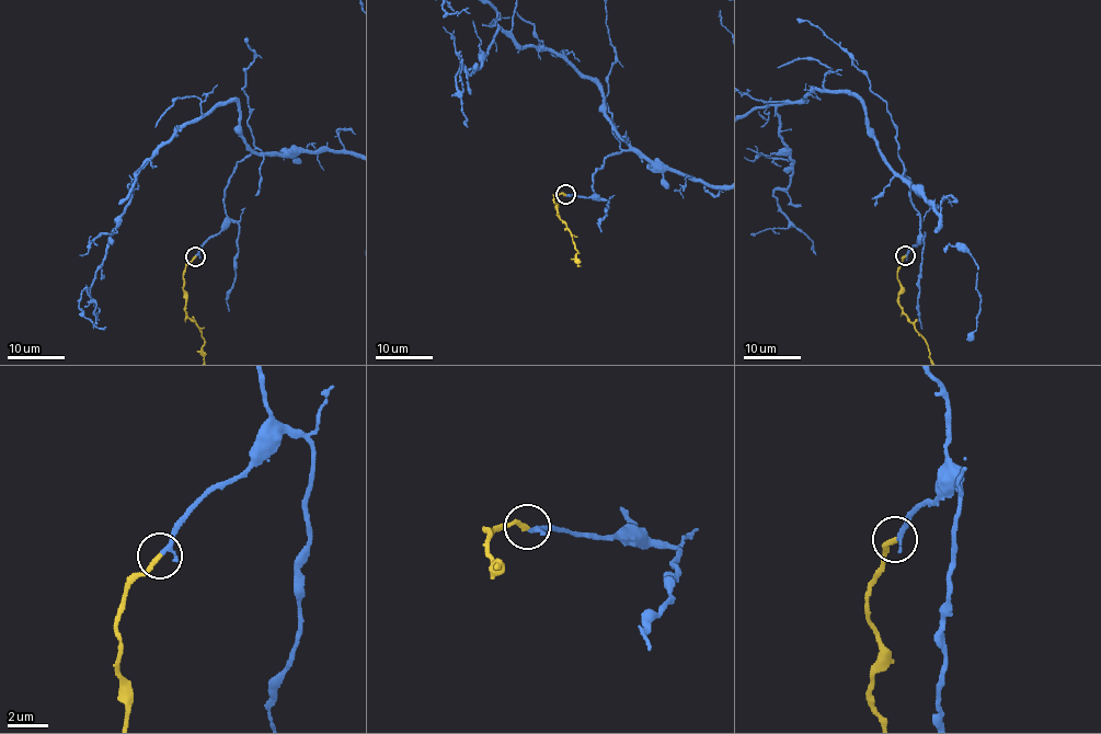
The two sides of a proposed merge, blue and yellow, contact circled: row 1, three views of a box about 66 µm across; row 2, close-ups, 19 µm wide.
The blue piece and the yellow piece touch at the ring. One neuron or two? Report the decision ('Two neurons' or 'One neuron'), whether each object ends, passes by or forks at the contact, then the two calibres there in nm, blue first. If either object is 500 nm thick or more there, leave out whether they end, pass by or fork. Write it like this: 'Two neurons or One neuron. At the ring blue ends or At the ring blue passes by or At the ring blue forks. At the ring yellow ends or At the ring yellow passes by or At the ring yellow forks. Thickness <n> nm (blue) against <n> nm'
One neuron. At the ring blue ends. At the ring yellow ends. Thickness 240 nm (blue) against 240 nm

